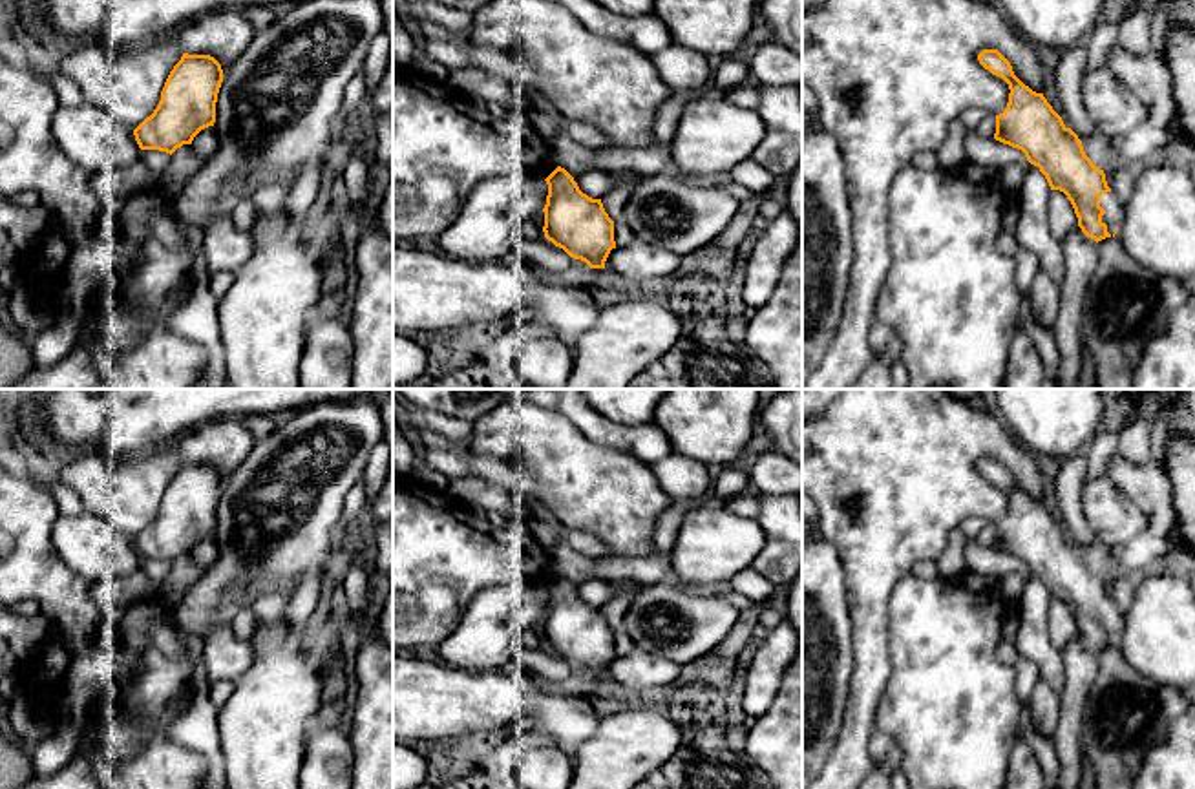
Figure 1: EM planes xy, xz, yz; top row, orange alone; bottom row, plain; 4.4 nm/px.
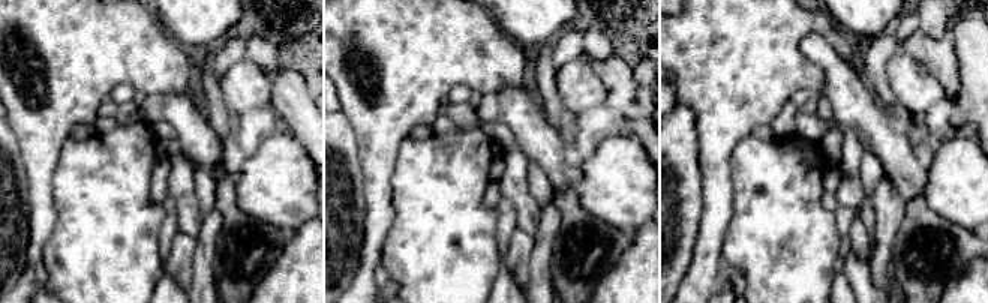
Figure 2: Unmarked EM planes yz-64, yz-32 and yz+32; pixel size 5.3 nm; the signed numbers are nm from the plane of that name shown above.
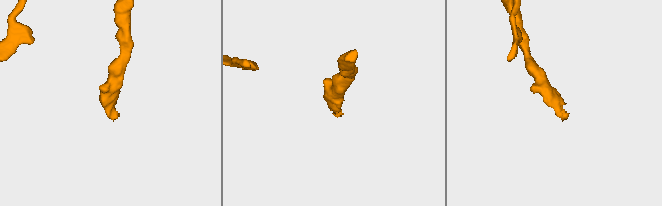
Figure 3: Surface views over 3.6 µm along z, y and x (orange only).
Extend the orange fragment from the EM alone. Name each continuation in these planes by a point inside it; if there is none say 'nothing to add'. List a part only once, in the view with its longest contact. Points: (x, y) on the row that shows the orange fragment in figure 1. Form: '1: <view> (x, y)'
1: yz (1110, 201)

